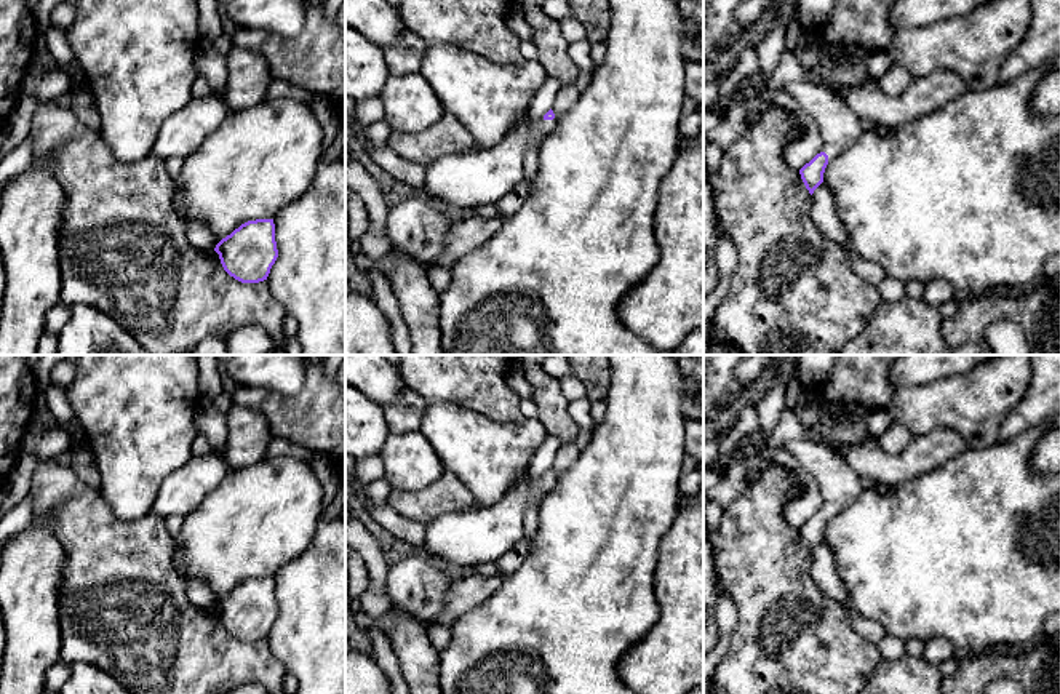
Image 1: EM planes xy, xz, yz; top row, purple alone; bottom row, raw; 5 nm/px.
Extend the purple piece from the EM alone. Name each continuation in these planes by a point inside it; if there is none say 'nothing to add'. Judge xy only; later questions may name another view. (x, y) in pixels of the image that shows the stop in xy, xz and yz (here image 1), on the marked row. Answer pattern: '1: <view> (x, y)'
nothing to add

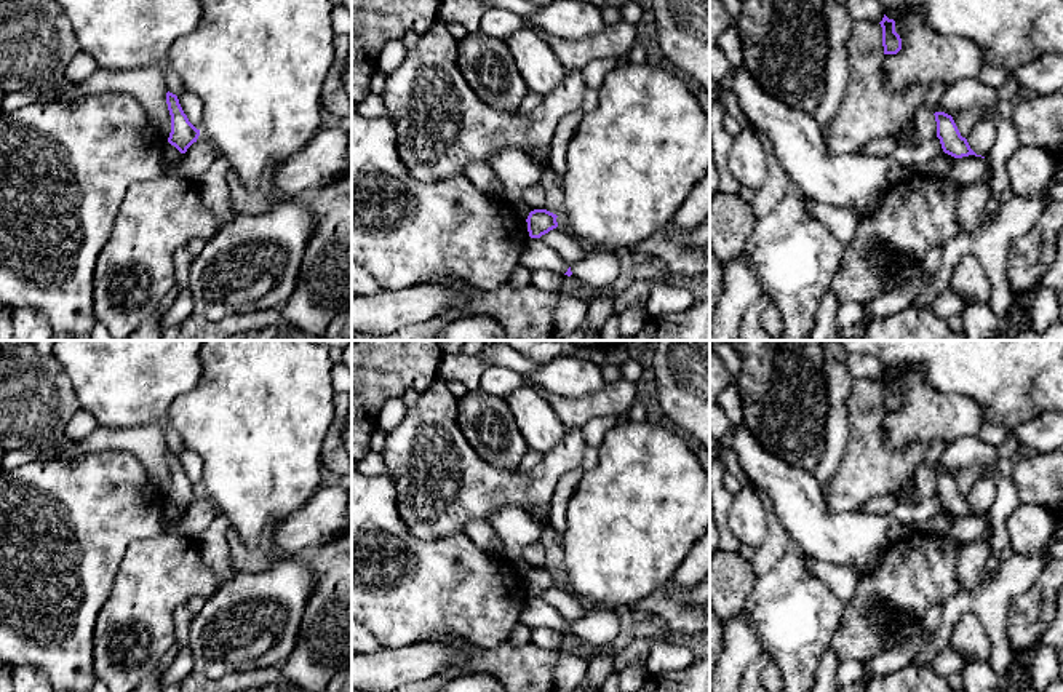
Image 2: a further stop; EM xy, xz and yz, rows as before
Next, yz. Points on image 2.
nothing to add

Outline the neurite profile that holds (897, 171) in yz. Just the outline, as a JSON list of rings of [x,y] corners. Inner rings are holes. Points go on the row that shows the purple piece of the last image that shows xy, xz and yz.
[[[906,160],[894,161],[887,169],[887,179],[890,184],[905,181],[914,176],[914,169]]]

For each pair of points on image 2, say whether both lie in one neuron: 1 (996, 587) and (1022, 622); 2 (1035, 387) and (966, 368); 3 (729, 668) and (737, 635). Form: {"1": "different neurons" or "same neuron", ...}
{"1": "different neurons", "2": "same neuron", "3": "same neuron"}

